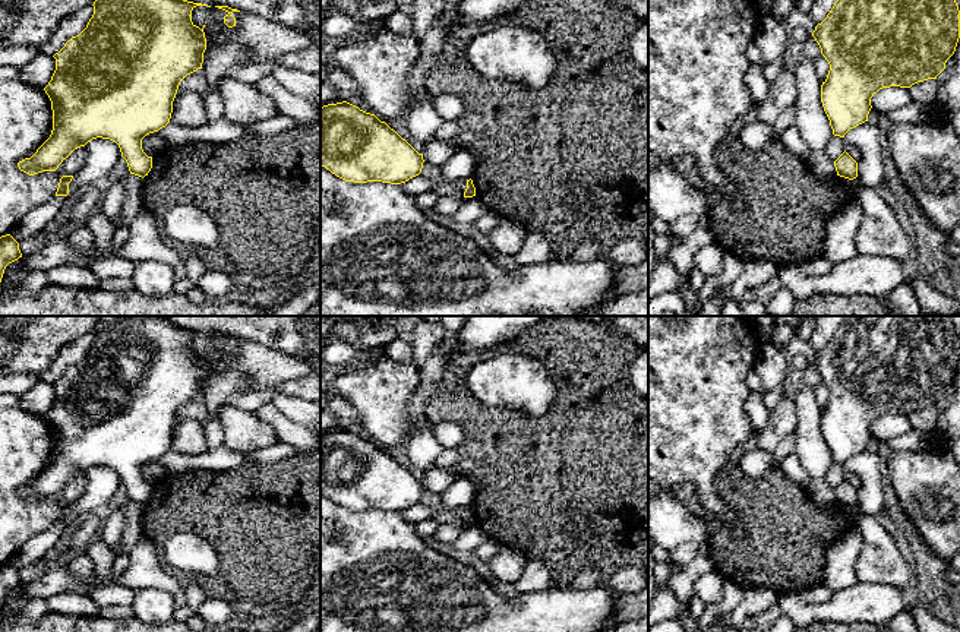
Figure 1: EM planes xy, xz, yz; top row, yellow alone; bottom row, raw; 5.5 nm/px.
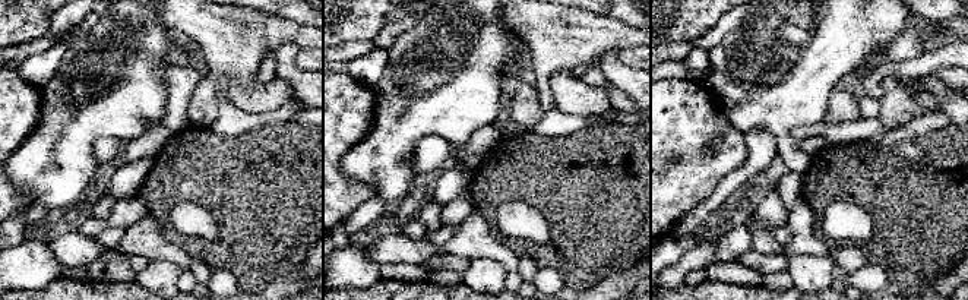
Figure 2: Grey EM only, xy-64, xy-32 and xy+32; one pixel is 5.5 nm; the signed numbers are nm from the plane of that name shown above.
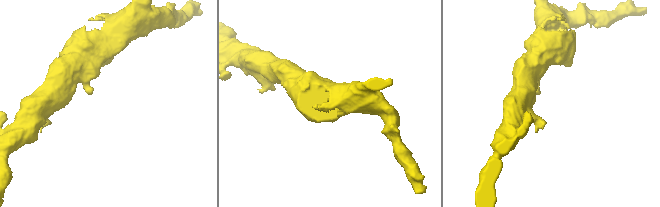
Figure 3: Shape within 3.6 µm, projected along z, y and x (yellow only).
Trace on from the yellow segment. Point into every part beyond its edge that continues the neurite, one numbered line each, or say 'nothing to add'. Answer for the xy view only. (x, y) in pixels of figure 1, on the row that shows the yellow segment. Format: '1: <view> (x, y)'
nothing to add

